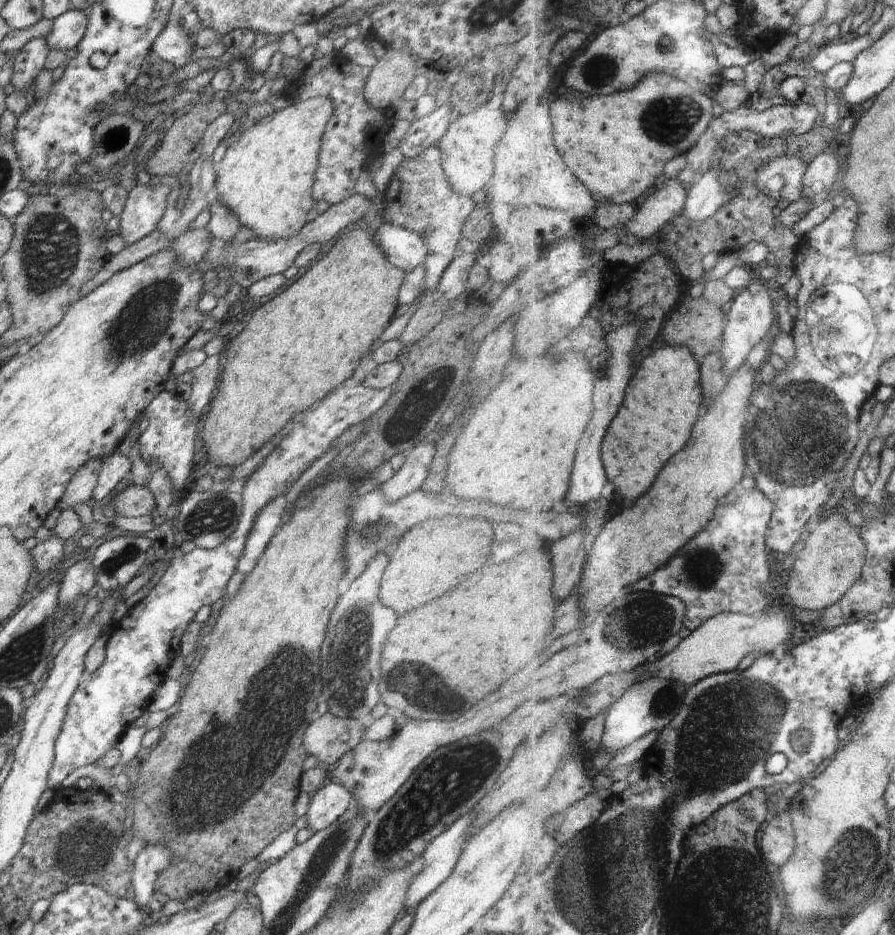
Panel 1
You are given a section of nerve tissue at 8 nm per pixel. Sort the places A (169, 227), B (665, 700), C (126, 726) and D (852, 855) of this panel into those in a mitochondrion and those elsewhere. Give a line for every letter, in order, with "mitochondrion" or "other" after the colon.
A: other
B: mitochondrion
C: other
D: mitochondrion

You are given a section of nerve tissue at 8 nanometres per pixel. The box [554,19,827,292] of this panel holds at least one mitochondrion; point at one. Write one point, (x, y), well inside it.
(670, 120)

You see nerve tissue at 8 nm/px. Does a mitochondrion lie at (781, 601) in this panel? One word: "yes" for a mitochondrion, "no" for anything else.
no

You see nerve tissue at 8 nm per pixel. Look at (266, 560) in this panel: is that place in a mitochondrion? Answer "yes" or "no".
no

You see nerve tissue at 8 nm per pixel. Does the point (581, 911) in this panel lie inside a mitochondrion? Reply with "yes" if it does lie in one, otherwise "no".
yes

